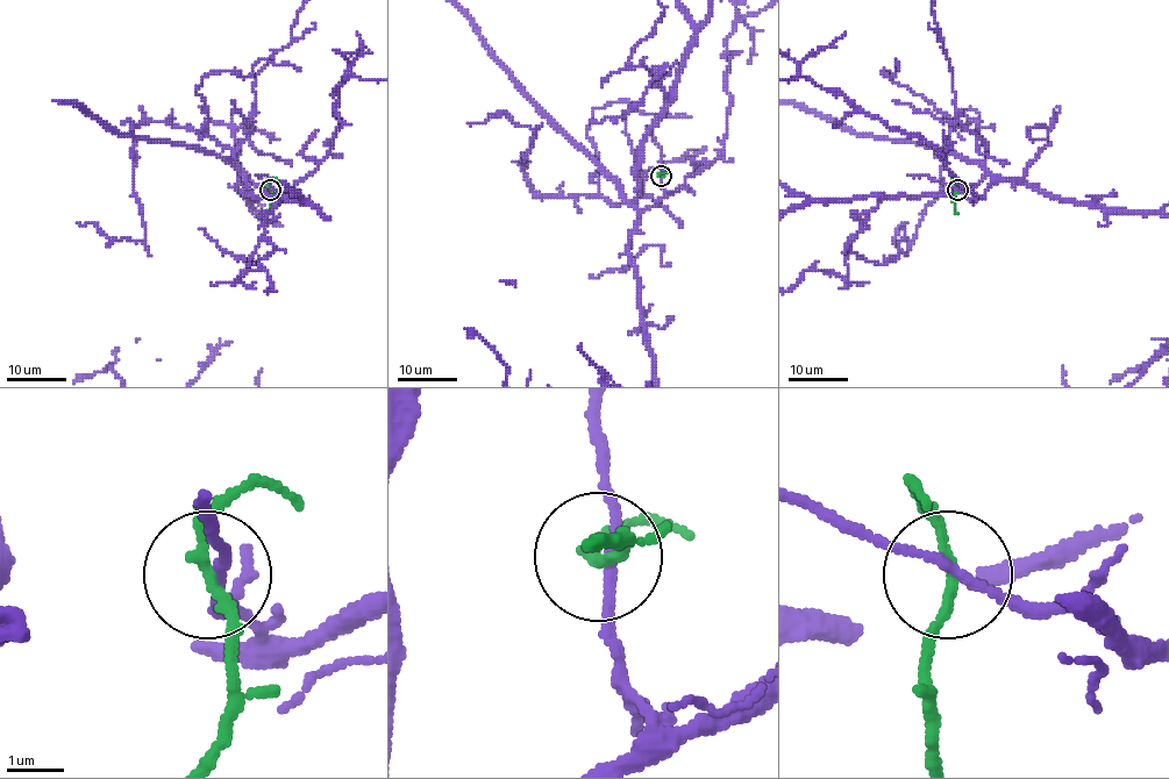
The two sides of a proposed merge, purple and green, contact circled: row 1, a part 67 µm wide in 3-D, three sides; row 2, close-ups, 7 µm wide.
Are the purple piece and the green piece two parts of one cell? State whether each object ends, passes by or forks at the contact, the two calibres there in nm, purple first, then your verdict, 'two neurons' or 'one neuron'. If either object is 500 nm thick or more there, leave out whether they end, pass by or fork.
purple passes by | green passes by | 160/190 nm | two neurons

